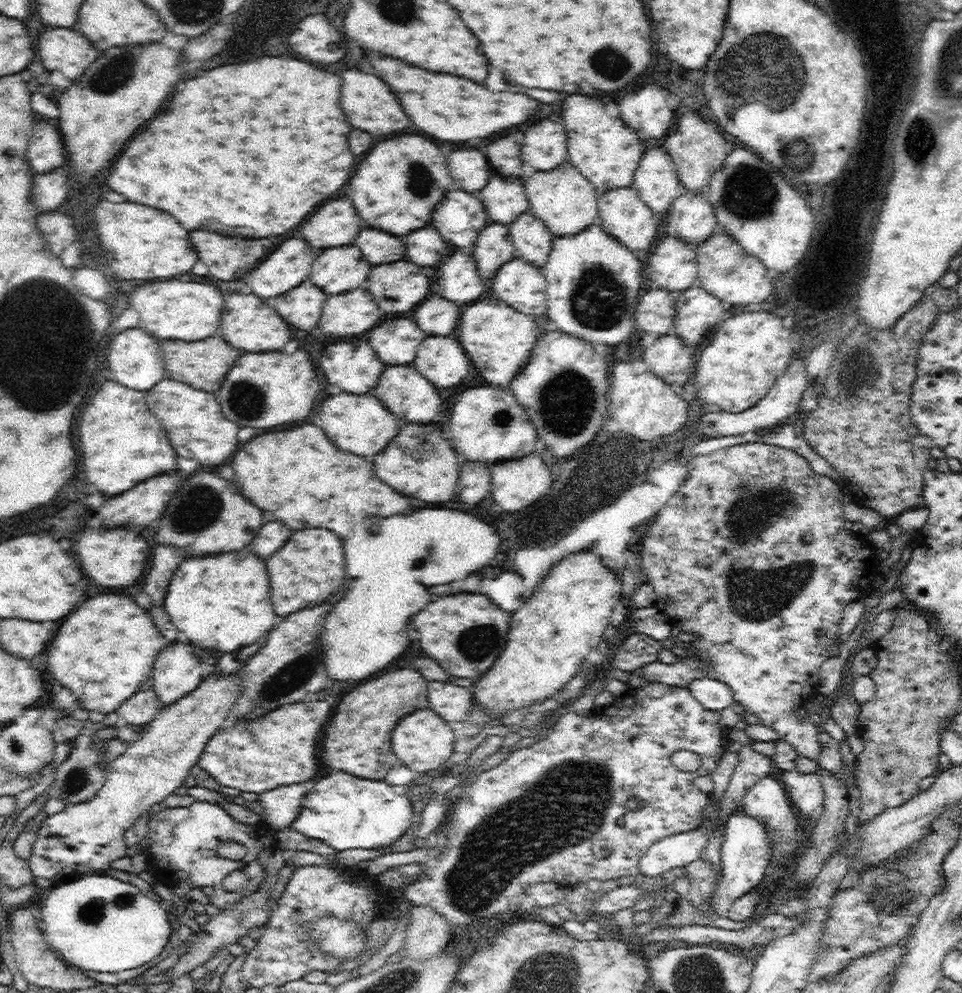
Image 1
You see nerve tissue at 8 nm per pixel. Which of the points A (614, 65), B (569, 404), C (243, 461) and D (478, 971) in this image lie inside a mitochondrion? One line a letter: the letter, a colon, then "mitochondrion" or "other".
A: mitochondrion
B: mitochondrion
C: other
D: other

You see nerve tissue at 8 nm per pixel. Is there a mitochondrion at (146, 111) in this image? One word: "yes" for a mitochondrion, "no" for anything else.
no

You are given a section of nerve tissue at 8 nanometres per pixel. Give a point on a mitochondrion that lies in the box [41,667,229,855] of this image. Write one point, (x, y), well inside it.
(77, 779)

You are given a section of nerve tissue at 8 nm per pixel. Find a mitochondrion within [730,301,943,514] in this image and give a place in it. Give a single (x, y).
(855, 373)

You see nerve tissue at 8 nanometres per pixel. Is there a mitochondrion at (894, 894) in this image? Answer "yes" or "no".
yes

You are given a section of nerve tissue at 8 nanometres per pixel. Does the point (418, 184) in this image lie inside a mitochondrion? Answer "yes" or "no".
yes

